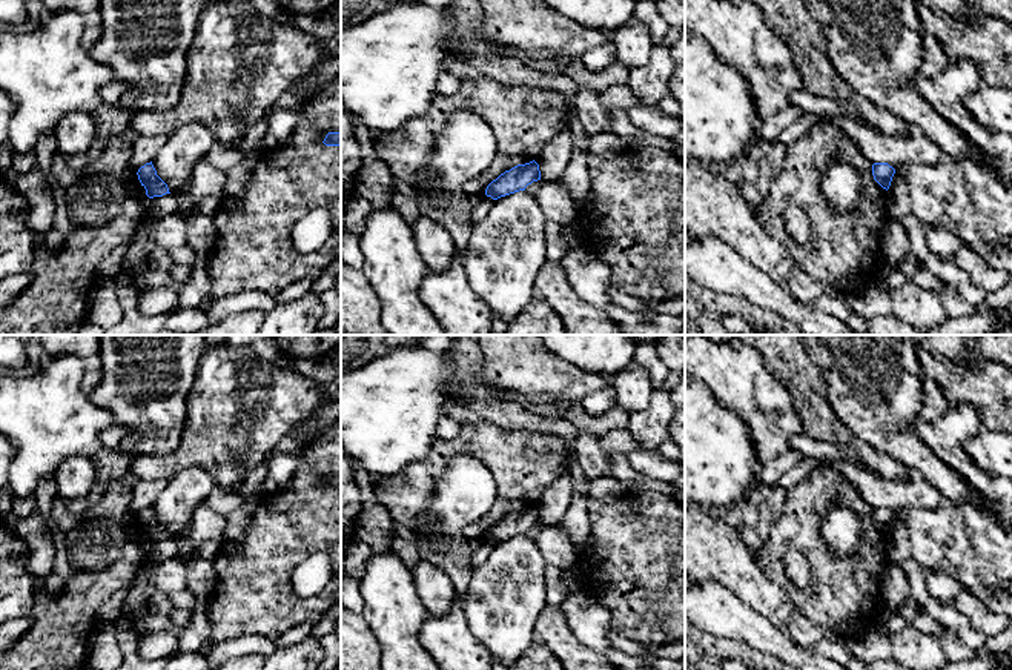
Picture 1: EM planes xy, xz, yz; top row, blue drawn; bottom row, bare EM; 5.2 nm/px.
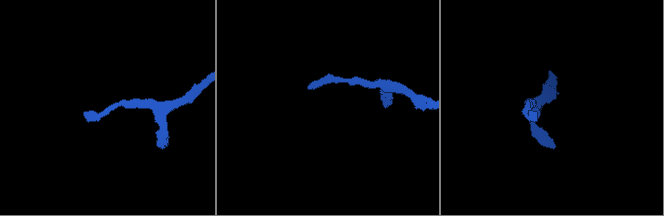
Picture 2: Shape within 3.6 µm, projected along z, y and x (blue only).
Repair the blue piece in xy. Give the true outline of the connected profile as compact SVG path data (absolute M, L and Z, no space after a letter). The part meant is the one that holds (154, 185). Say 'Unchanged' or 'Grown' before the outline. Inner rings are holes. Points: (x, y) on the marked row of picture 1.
Unchanged. M152 161L141 166L137 175L138 175L141 186L146 189L146 195L149 198L170 194L167 184L157 175L157 171Z

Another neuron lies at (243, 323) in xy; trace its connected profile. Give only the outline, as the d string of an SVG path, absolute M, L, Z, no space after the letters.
M244 310L230 313L218 323L210 323L195 335L256 335L266 313L261 310Z

